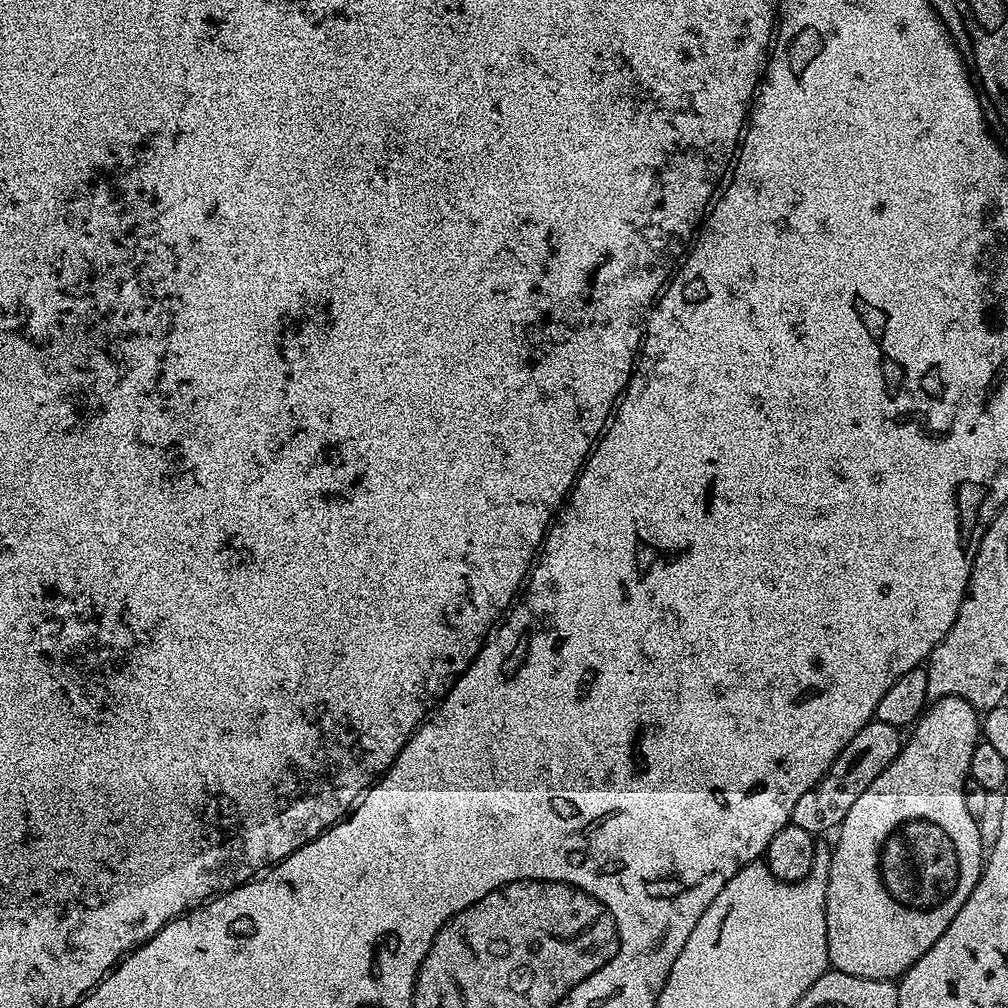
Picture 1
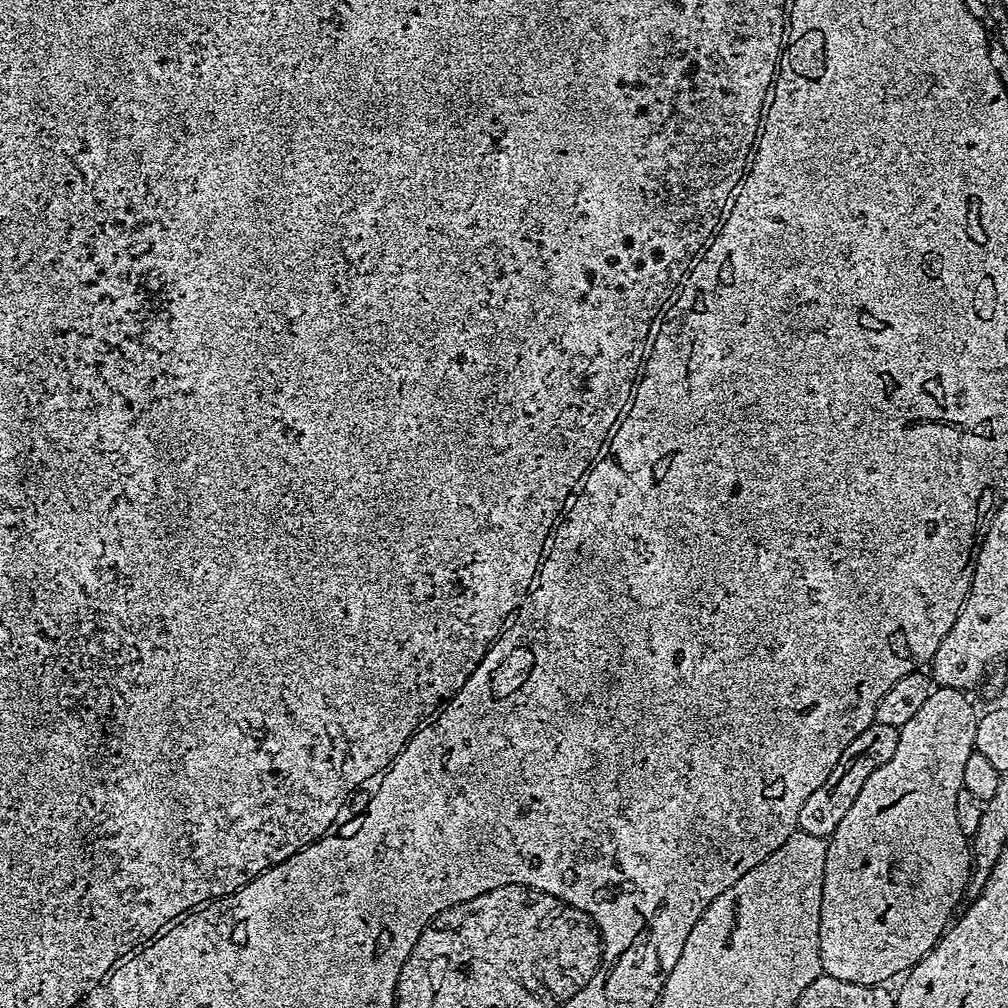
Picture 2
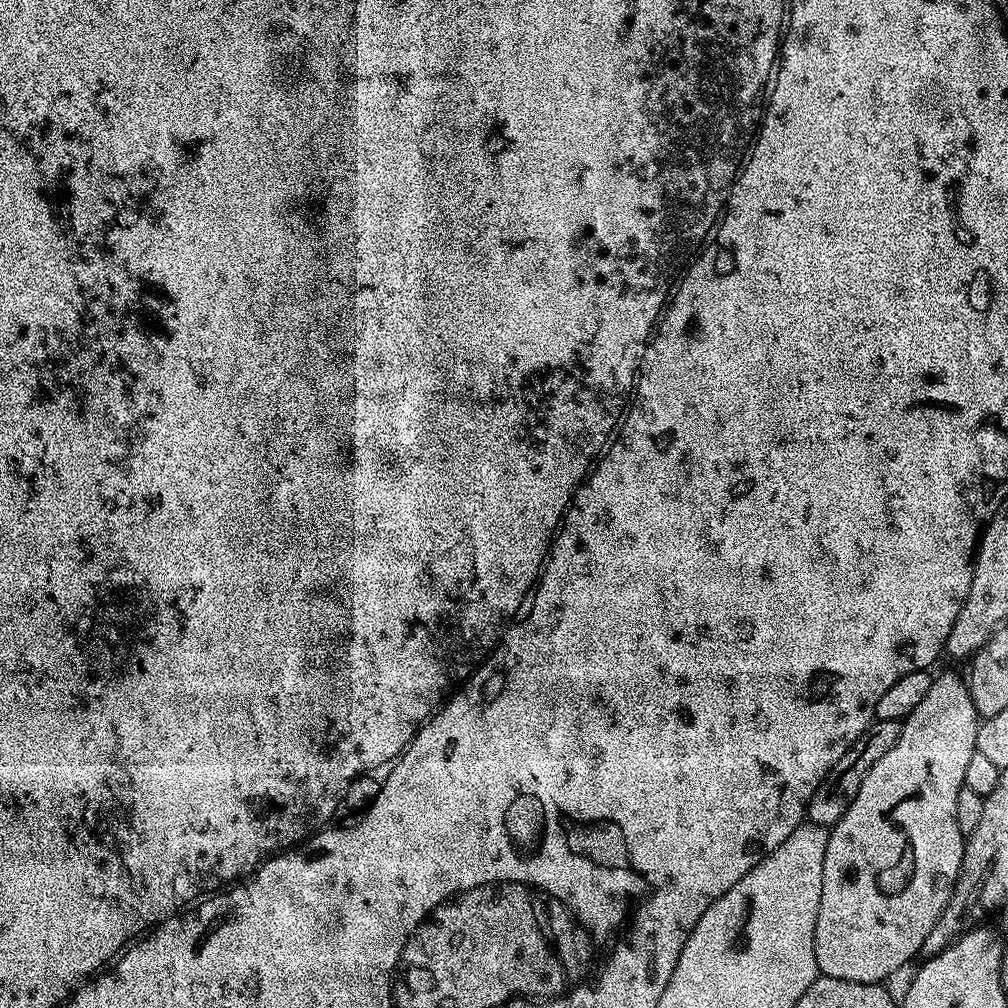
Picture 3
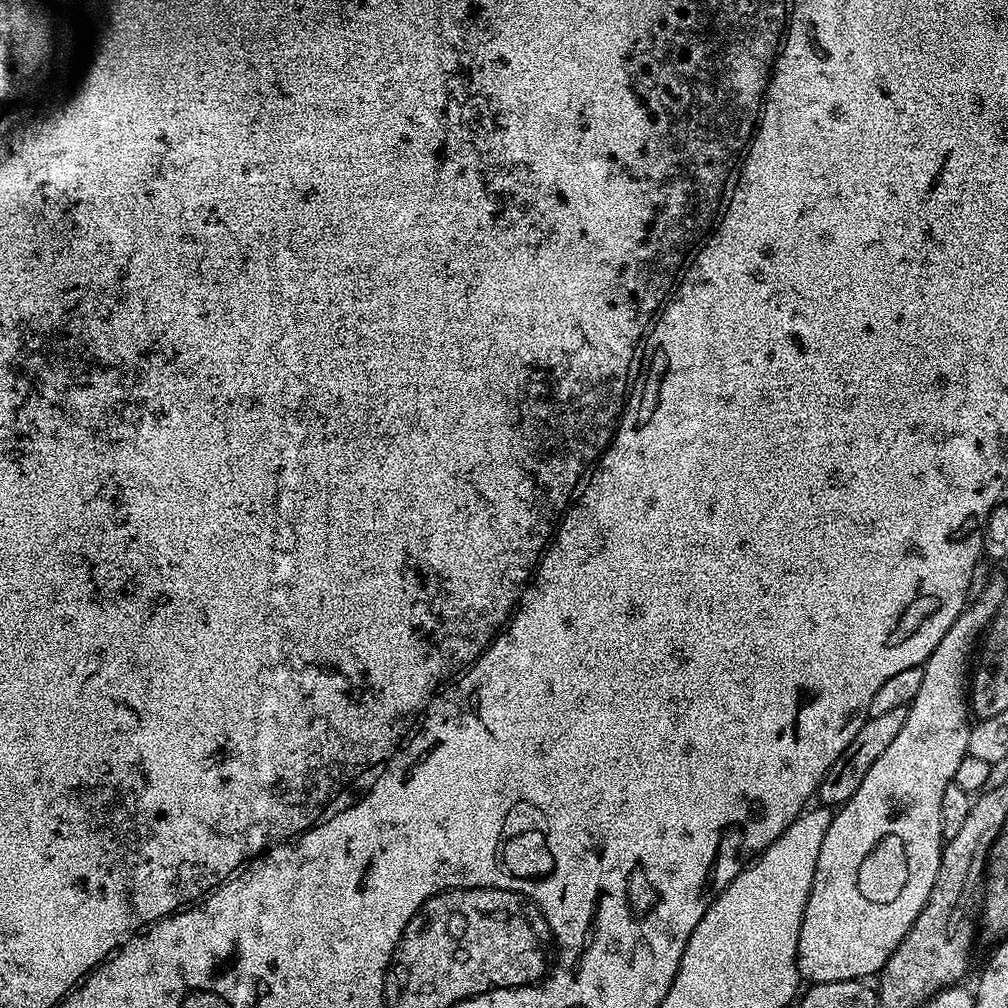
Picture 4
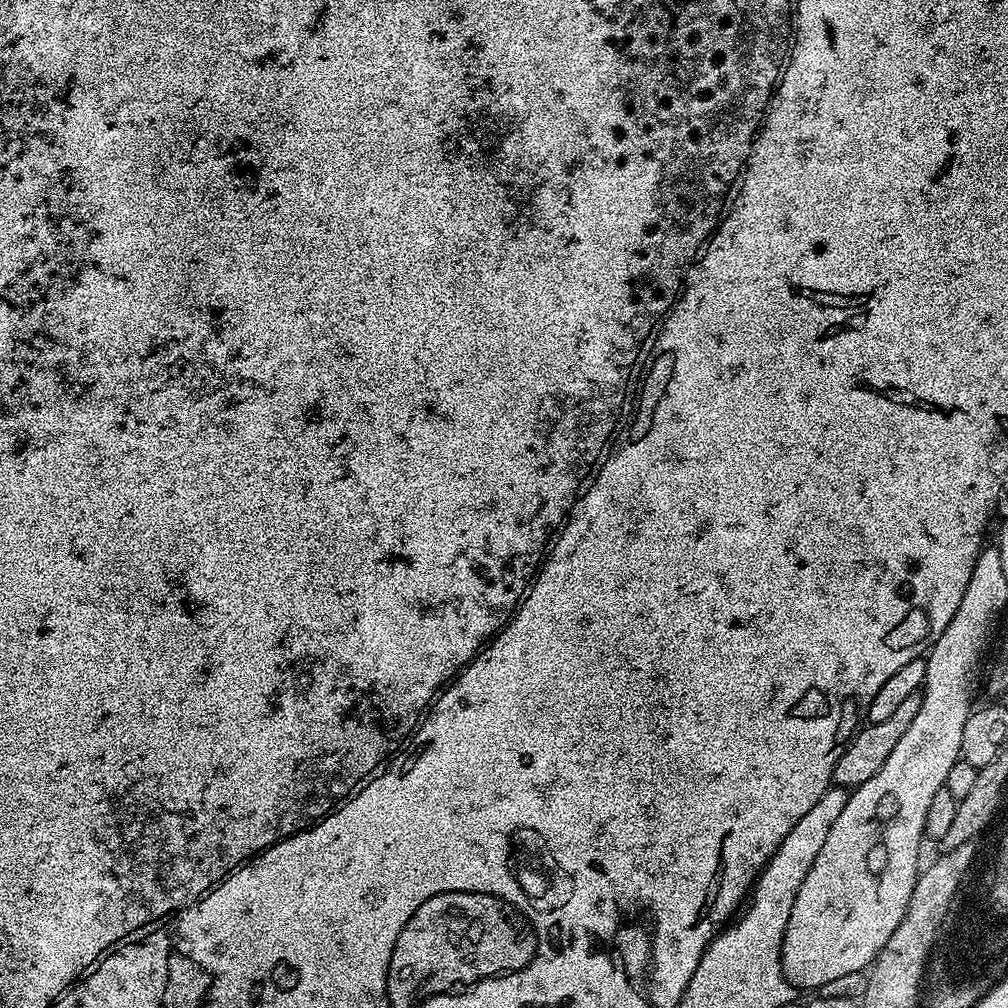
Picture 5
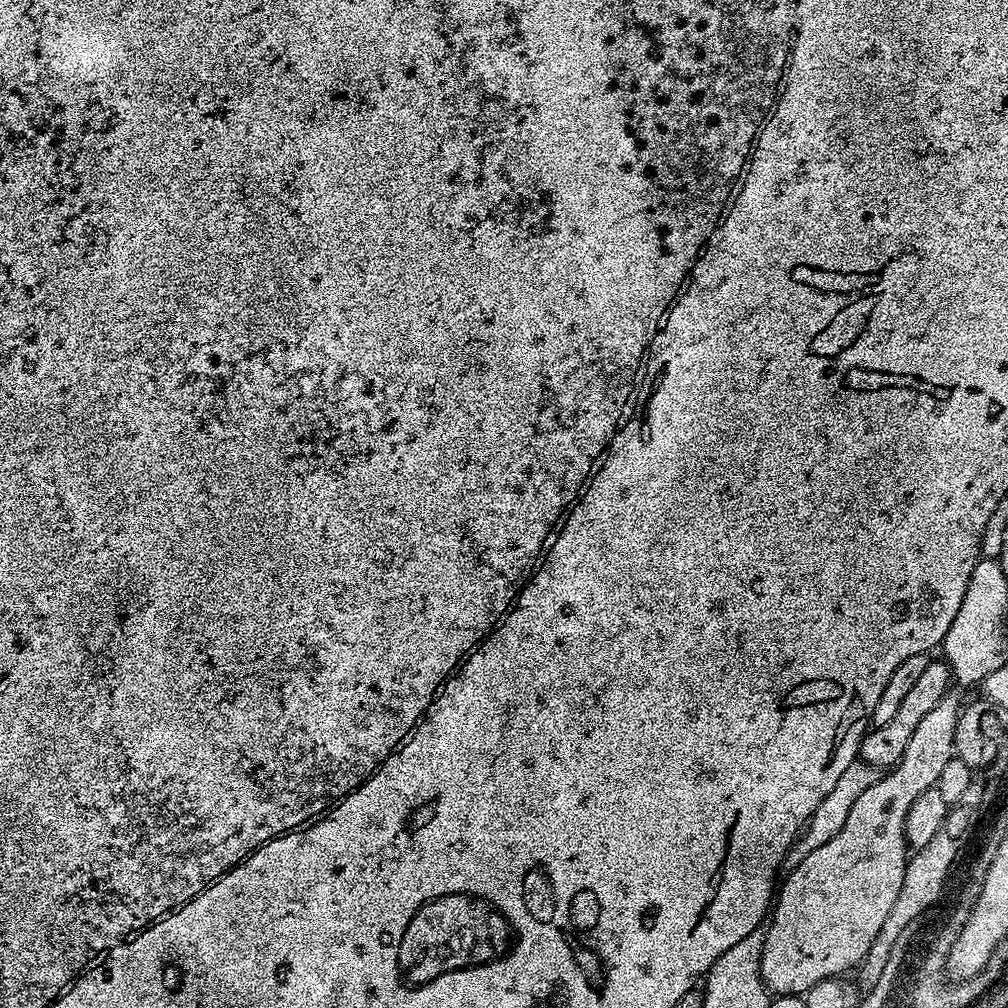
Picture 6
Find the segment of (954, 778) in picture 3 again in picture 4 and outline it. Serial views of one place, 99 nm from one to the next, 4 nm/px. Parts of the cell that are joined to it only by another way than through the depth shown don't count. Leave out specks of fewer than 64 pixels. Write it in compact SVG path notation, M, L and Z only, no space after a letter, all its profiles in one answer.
M996 576L980 593L975 593L974 599L965 604L958 618L954 618L954 626L942 634L942 642L934 646L930 658L924 661L922 667L922 686L918 689L918 694L913 698L912 703L908 705L908 717L898 730L898 738L886 746L882 758L870 766L870 771L866 773L866 778L862 778L862 786L854 790L854 794L842 805L839 805L838 811L833 815L830 822L830 830L826 830L826 838L822 838L822 854L818 854L818 866L814 870L814 882L810 890L810 898L806 902L806 910L802 918L802 930L798 934L798 950L796 951L796 965L800 971L801 977L809 985L825 984L826 982L842 982L843 980L864 980L868 976L875 977L884 968L884 963L890 958L892 951L900 945L902 938L914 926L918 914L926 906L930 898L930 890L934 890L934 882L938 878L938 866L940 865L940 856L944 852L945 839L942 834L942 793L946 791L946 786L952 784L954 774L958 770L962 758L968 755L968 730L970 727L970 700L966 695L966 681L970 676L970 664L968 668L968 655L977 647L978 641L983 637L987 627L995 618L997 610L1002 606L1006 599L1004 592L1004 580Z

